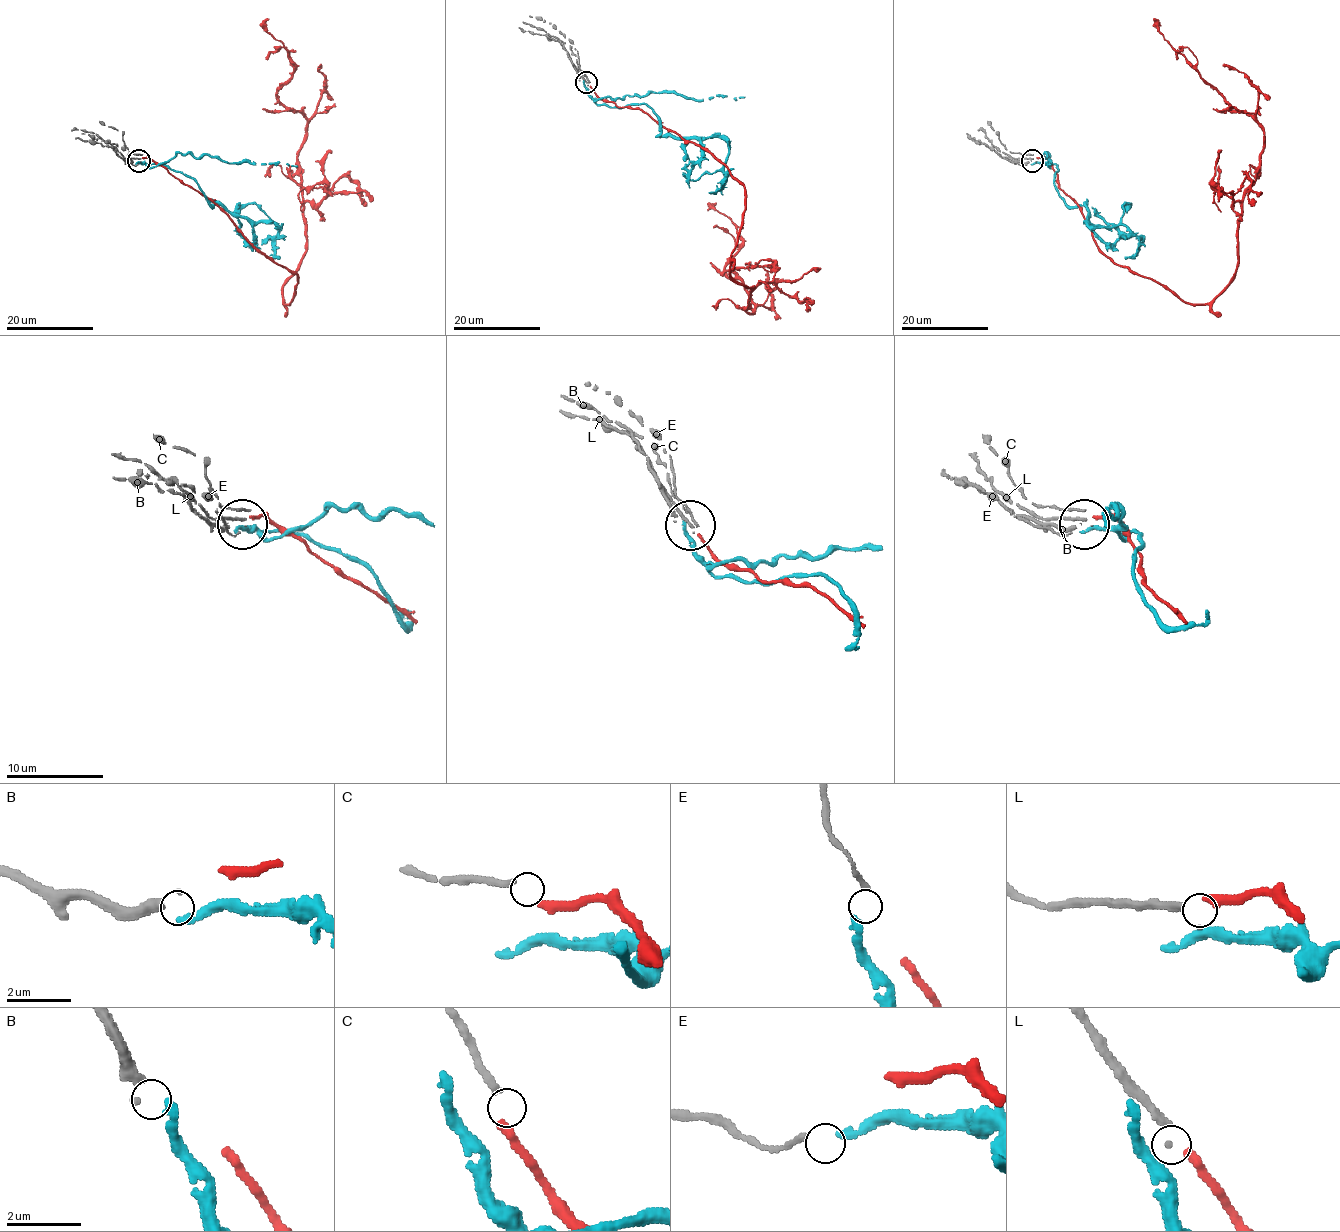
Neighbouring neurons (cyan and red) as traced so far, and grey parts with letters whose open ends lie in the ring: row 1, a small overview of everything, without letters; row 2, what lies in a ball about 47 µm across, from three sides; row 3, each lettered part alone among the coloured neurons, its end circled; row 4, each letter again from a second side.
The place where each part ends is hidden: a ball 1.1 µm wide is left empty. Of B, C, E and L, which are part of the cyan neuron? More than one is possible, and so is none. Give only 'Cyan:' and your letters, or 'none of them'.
Cyan: B

